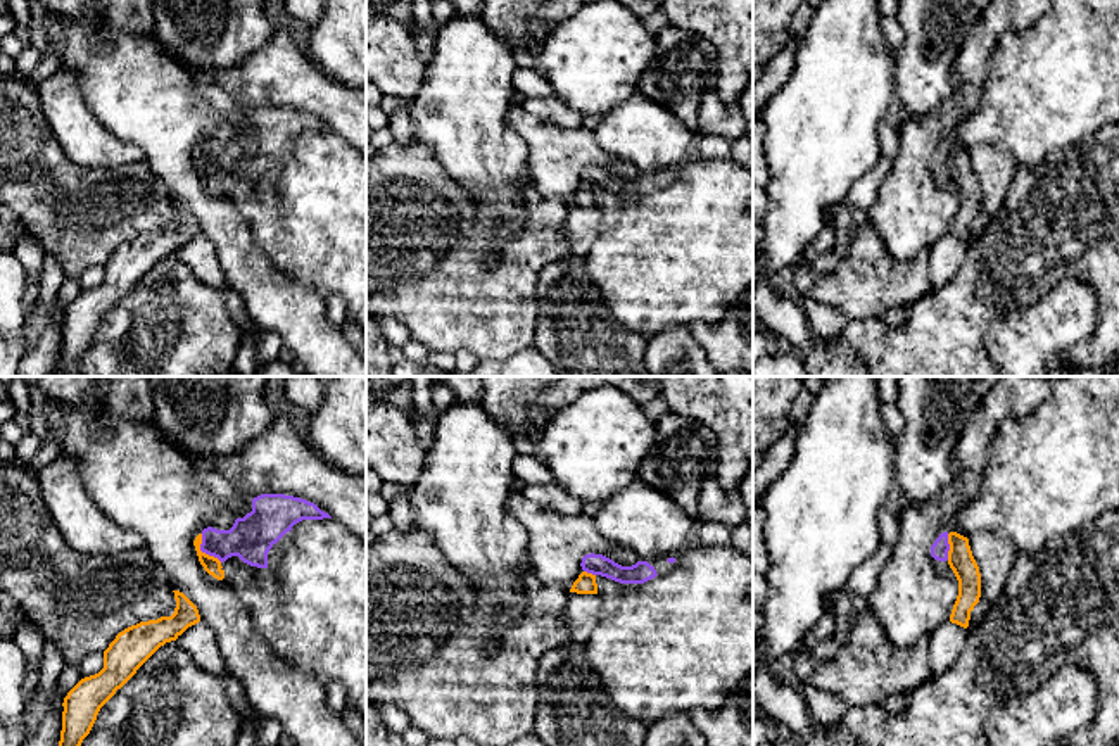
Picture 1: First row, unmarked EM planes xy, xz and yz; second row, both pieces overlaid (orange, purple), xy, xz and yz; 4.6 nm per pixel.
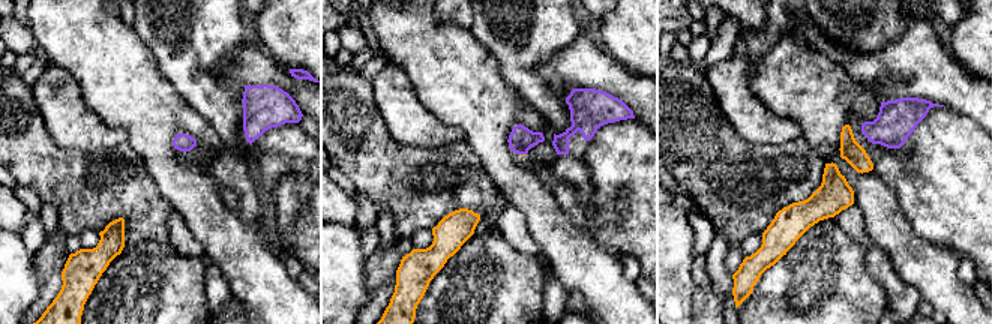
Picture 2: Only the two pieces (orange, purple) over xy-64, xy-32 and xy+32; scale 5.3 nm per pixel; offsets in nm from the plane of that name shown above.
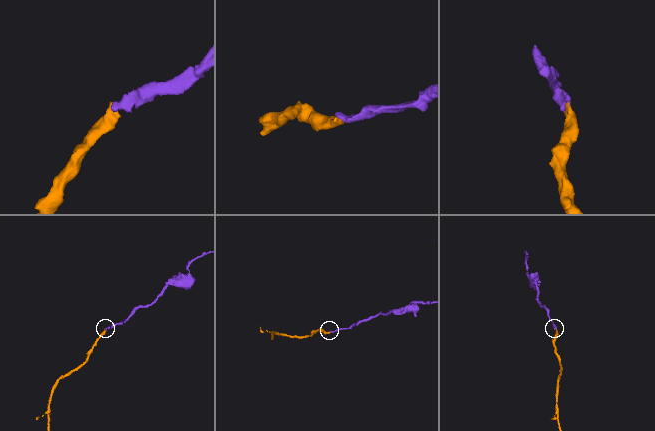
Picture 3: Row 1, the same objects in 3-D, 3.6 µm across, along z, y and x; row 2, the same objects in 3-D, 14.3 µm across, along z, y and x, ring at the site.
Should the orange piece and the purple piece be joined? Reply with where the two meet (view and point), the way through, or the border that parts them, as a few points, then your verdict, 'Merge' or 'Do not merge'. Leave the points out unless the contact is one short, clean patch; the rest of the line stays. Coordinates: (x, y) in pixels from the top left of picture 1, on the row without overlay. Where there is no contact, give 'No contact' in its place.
Touches orange at xy (204, 166). Path across: xy (211, 178), (204, 166), (213, 159), (251, 151). Merge

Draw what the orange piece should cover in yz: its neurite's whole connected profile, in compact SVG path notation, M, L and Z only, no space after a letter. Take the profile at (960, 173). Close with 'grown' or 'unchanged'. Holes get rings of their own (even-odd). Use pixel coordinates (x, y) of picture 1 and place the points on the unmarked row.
M943 145L931 159L931 169L946 174L958 193L958 209L950 235L969 240L970 224L981 211L981 186L972 169L969 152L957 145Z | grown

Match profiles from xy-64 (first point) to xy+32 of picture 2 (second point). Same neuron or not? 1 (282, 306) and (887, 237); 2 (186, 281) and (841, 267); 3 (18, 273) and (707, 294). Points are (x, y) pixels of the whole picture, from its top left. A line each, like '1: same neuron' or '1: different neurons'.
1: same neuron
2: same neuron
3: different neurons

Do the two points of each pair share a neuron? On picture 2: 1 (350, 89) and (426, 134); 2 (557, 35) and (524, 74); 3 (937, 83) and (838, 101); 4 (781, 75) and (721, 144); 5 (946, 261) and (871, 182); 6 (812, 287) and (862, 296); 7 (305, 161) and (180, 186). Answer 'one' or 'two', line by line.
1: two
2: one
3: two
4: two
5: one
6: one
7: two

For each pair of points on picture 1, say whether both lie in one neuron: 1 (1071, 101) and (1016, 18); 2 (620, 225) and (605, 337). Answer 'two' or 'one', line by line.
1: one
2: two

